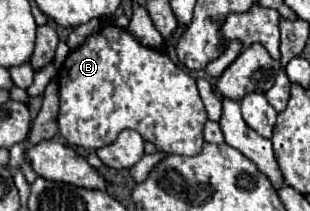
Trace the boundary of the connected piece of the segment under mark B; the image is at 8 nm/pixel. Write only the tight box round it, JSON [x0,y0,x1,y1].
[58,16,208,154]

